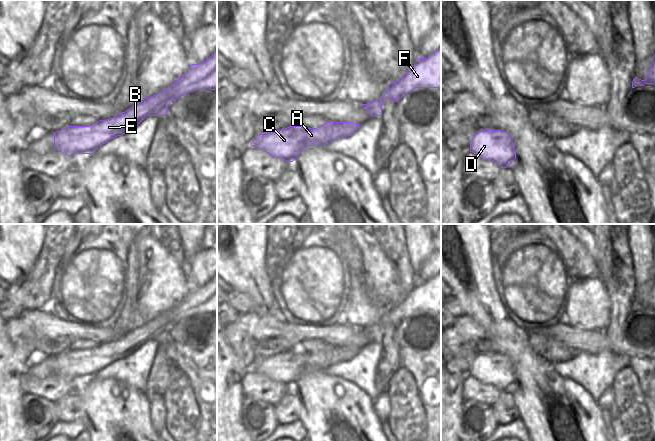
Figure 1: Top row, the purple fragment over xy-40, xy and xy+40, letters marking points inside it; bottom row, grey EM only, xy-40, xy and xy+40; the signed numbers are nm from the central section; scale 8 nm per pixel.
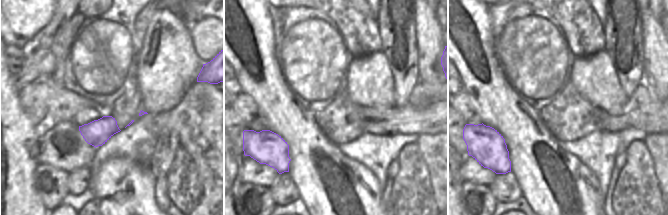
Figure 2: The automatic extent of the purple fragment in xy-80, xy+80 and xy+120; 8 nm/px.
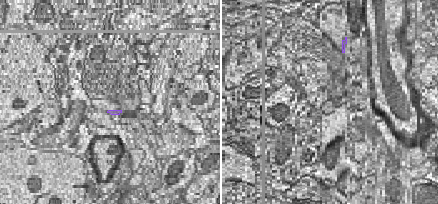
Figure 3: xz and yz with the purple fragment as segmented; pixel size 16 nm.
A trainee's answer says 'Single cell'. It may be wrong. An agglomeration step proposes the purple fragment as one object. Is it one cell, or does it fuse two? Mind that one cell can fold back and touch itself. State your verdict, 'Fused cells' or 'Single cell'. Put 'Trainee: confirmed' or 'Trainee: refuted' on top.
Trainee: confirmed
Single cell.

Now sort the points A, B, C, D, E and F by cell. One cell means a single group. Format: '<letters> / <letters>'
A B C D E F

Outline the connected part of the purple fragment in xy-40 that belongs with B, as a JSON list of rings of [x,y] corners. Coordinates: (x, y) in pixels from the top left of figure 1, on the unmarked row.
[[[217,273],[203,286],[192,288],[169,312],[144,322],[125,336],[89,350],[67,350],[54,356],[54,371],[67,380],[92,378],[109,364],[130,356],[147,340],[166,340],[171,326],[203,312],[217,314]]]

